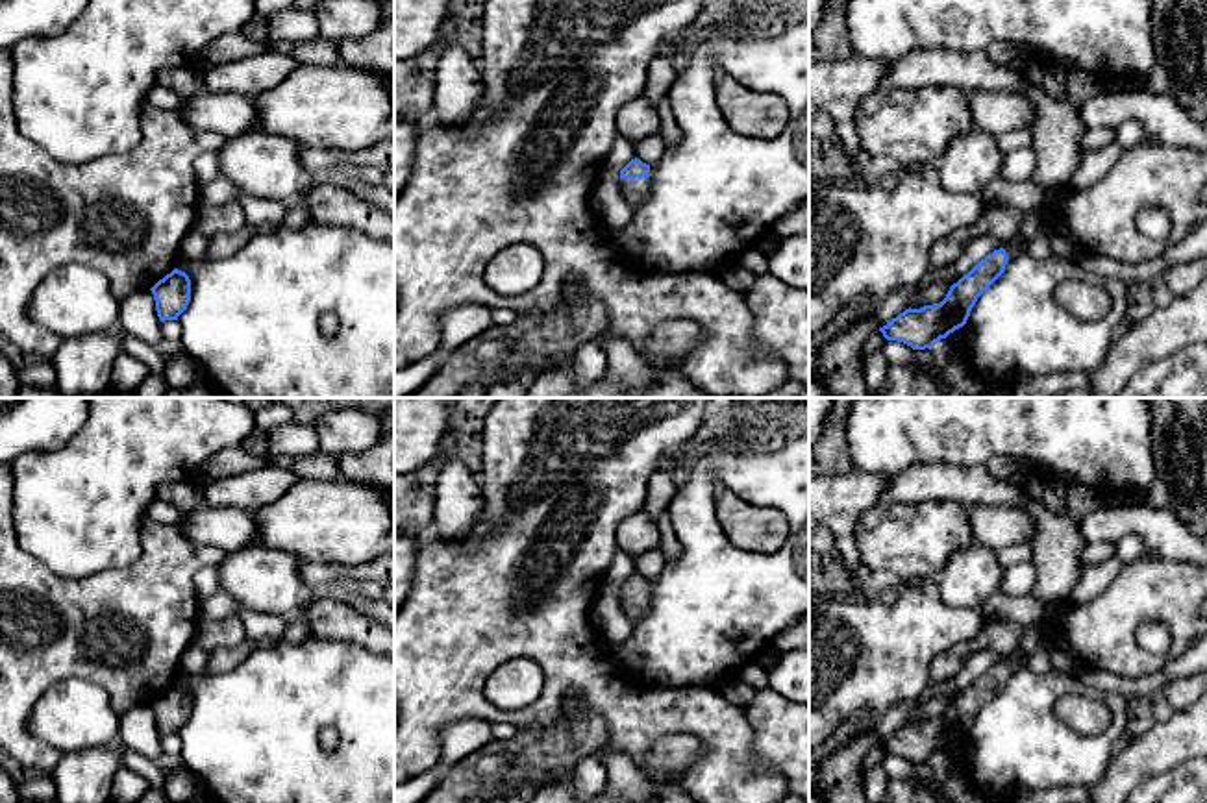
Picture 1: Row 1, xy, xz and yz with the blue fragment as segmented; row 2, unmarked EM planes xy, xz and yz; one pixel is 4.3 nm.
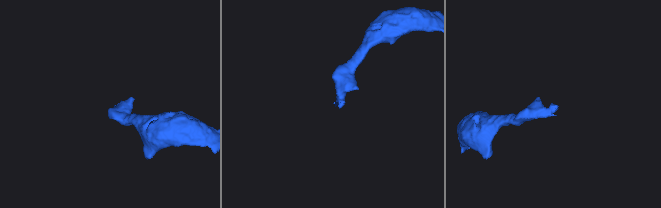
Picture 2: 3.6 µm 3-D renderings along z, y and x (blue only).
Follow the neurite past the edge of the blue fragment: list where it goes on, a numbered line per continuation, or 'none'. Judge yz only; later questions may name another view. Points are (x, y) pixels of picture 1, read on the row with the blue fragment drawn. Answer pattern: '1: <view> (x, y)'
1: yz (1037, 222)

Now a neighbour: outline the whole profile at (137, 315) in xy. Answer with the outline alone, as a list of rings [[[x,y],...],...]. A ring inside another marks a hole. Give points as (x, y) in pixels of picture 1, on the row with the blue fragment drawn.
[[[150,289],[135,290],[120,302],[118,327],[146,344],[157,346],[163,339],[161,320],[156,311],[156,300]]]

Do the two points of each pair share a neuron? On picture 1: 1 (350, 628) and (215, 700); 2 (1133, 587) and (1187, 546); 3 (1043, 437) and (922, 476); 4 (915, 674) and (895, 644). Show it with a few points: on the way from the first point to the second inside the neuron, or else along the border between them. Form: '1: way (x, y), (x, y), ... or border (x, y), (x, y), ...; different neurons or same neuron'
1: border (311, 635), (354, 641), (371, 650); different neurons
2: border (1159, 557), (1187, 563); different neurons
3: border (913, 465), (959, 463), (985, 467); different neurons
4: way (908, 667), (895, 652); same neuron

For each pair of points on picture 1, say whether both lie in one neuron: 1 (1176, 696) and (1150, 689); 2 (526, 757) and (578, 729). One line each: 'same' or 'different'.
1: different
2: same

